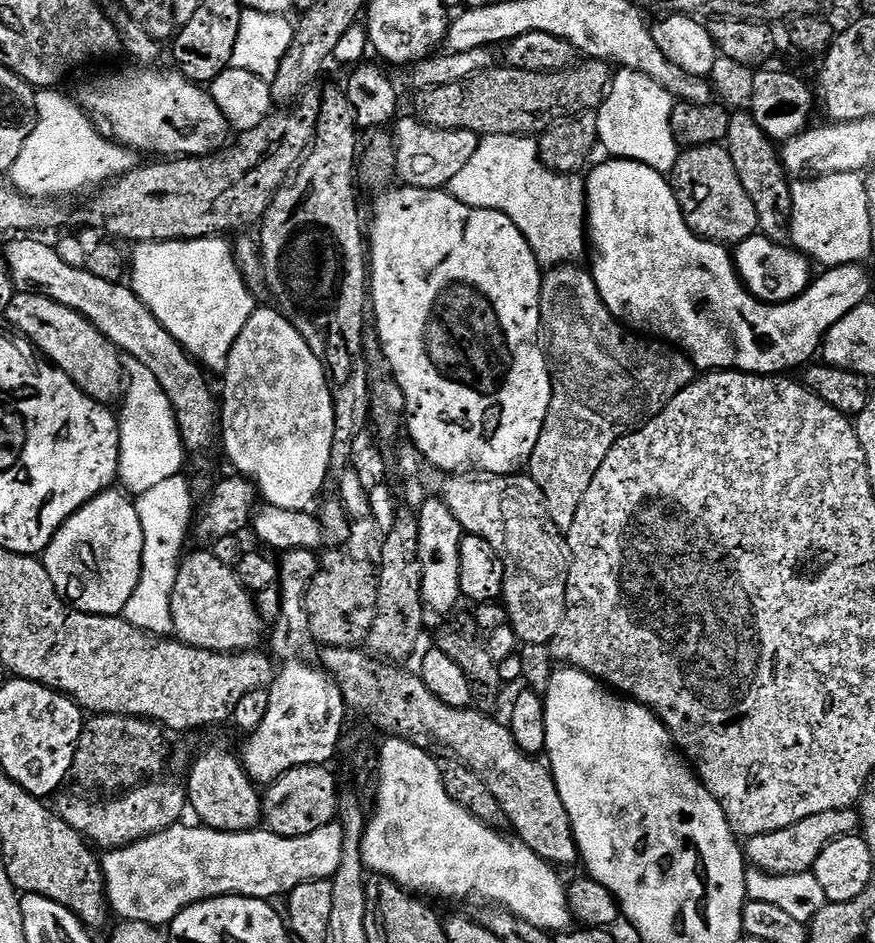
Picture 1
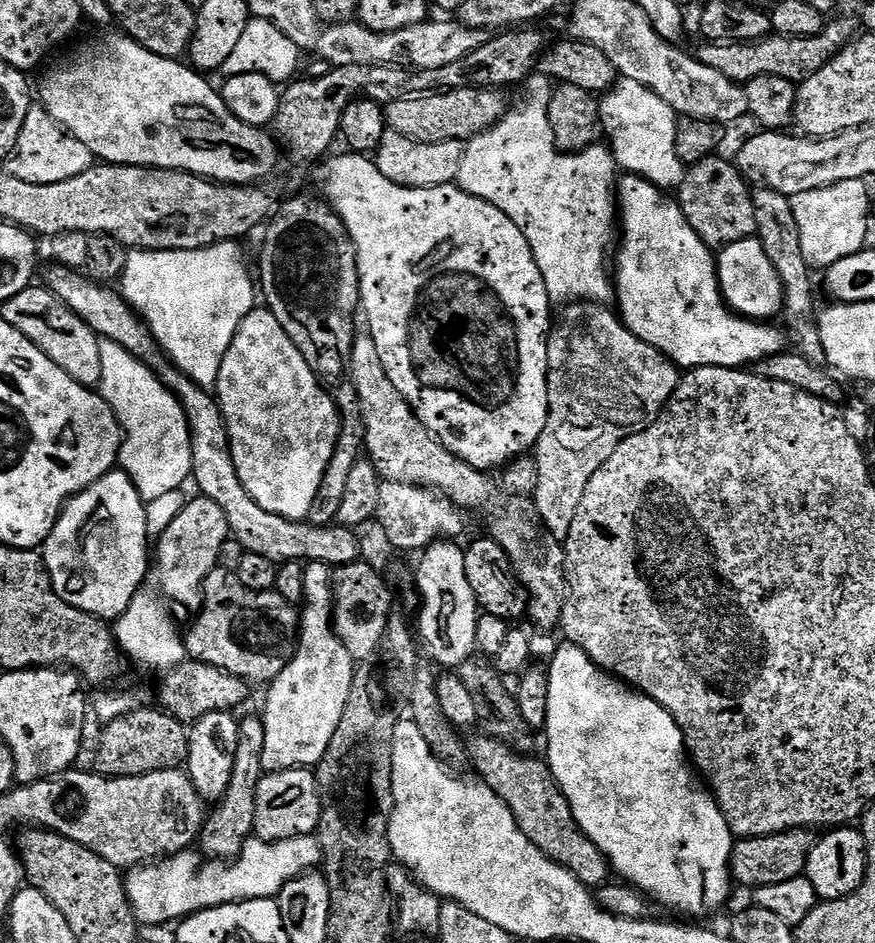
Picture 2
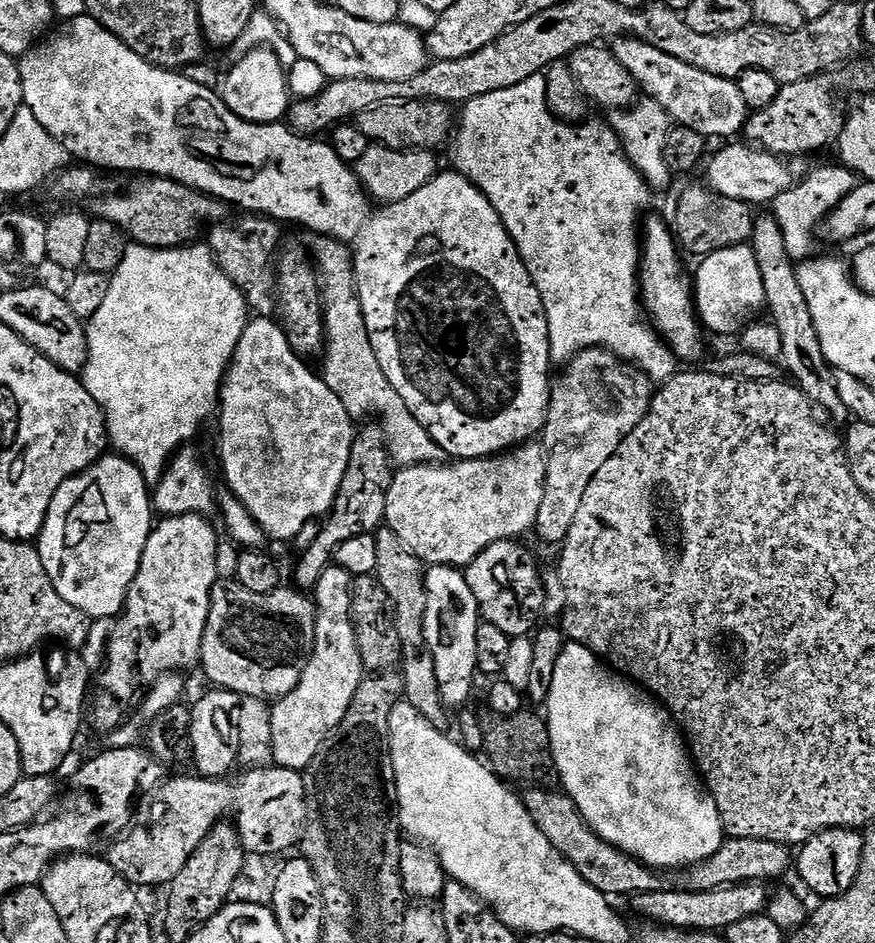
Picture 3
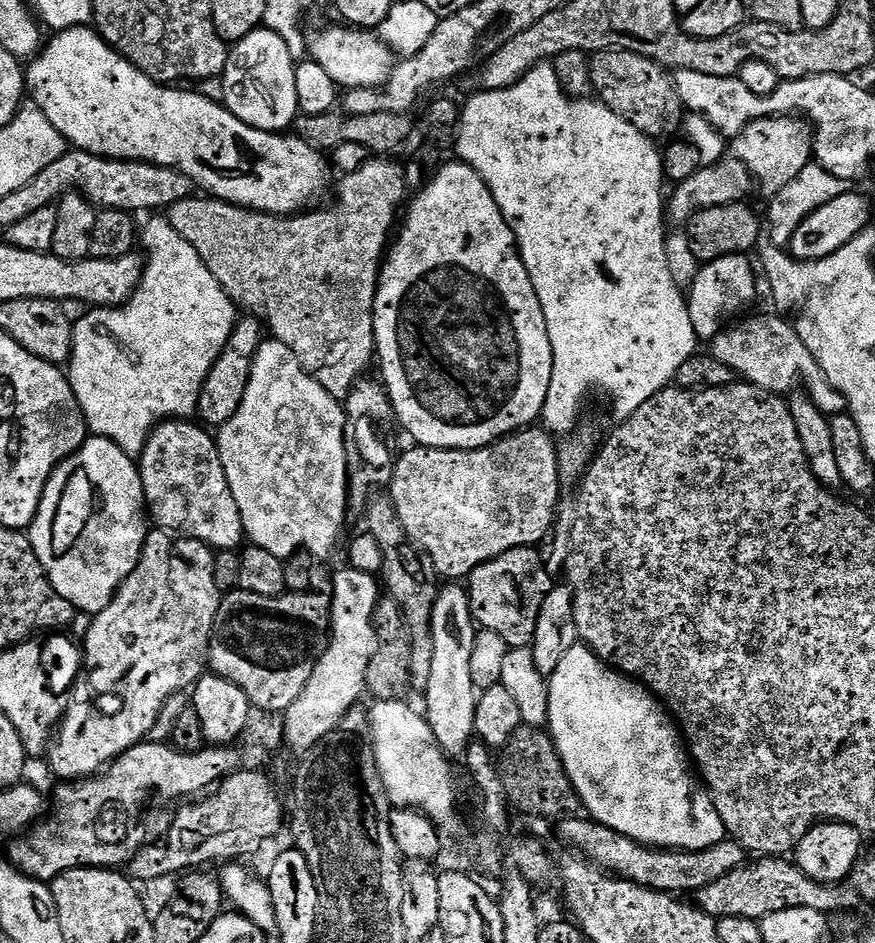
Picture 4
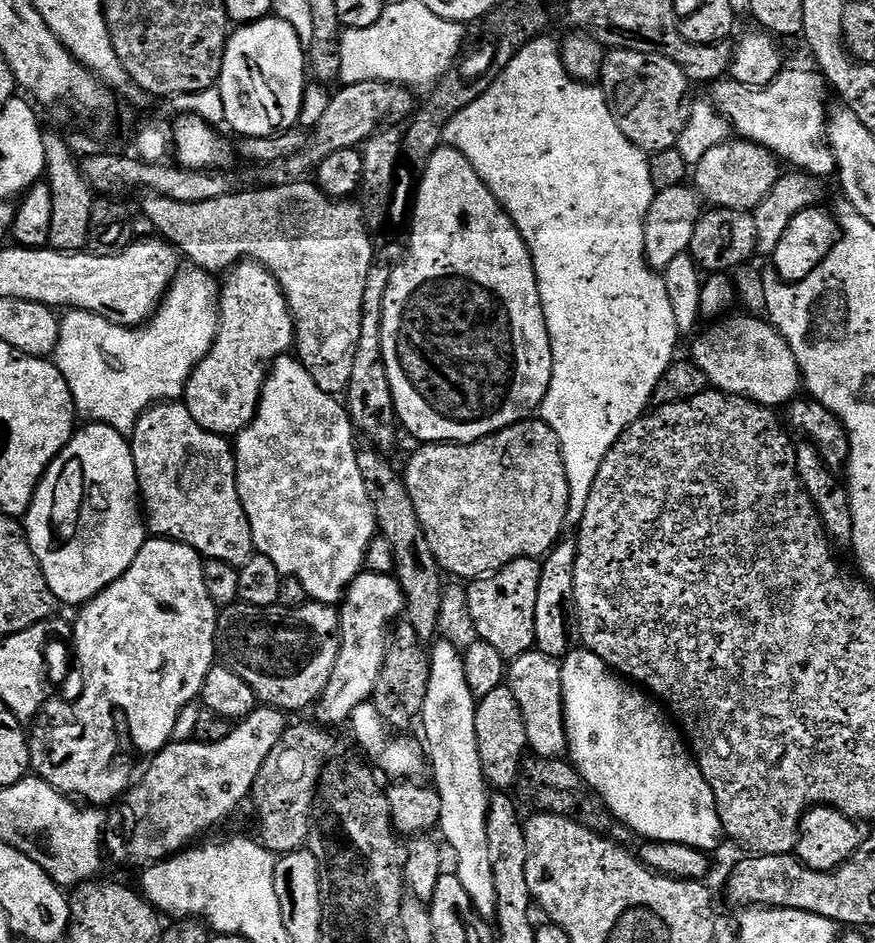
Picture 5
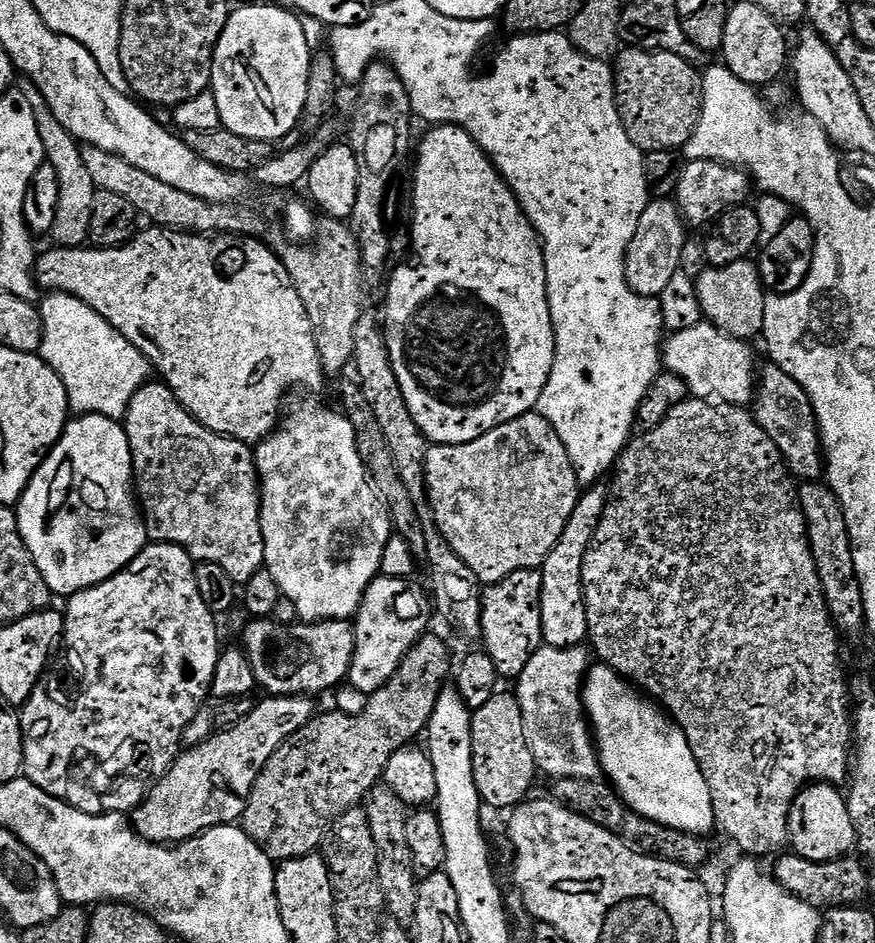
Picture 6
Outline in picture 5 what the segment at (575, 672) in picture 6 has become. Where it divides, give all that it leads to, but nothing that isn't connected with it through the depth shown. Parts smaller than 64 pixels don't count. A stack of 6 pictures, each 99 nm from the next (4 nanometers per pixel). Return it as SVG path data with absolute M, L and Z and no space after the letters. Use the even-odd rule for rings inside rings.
M535 650L517 656L507 665L506 686L522 710L529 749L540 758L563 757L568 751L568 739L564 725L560 664L553 657Z

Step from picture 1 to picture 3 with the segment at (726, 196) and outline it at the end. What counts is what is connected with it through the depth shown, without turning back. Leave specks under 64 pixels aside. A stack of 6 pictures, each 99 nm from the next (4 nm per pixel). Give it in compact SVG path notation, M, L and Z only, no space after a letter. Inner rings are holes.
M696 182L693 183L692 188L686 190L686 194L678 202L674 235L679 247L687 255L689 252L690 255L696 256L695 258L703 258L718 250L726 250L739 244L748 244L752 238L755 221L753 205L738 202L734 198L726 198L715 192L713 188Z

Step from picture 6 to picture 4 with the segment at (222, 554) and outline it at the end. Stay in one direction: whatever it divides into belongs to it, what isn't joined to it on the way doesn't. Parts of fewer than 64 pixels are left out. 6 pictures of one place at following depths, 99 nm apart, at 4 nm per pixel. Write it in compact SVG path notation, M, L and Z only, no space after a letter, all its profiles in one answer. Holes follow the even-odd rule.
M177 418L165 420L152 429L144 452L138 457L146 511L157 529L187 536L190 540L201 540L213 550L239 549L246 540L242 514L238 514L238 502L234 502L234 494L230 494L230 482L226 482L226 470L222 470L215 435L207 427L192 423L196 422Z

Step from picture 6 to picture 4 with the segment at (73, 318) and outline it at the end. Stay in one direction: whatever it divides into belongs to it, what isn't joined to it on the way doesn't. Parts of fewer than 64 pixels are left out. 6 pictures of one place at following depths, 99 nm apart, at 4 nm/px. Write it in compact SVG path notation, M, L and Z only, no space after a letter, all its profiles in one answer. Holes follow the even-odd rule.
M156 214L149 220L152 221L145 228L143 225L142 231L138 236L139 243L142 245L142 248L144 244L145 250L143 249L143 251L146 253L146 267L144 276L140 279L140 284L132 291L132 296L125 304L112 307L93 307L91 310L85 311L88 313L81 320L77 319L75 321L72 329L72 359L66 365L68 381L78 398L78 406L82 410L84 420L88 424L89 433L102 438L110 438L110 442L114 442L127 456L133 458L138 458L143 454L152 429L157 424L165 420L192 418L197 415L200 407L200 395L204 389L206 378L210 374L212 367L218 362L220 355L224 352L224 347L228 345L228 339L231 338L232 332L238 323L238 309L236 305L233 304L231 298L226 294L226 290L220 285L218 278L214 278L214 274L210 274L208 263L200 257L198 250L194 250L194 246L190 246L190 243L186 242L185 238L182 238L182 234L178 234L178 230L171 225L167 215Z

